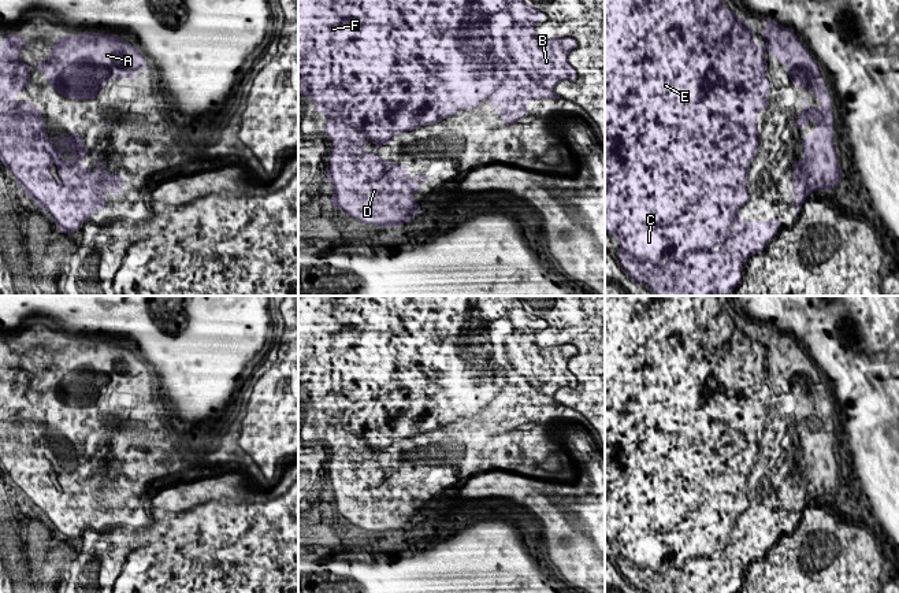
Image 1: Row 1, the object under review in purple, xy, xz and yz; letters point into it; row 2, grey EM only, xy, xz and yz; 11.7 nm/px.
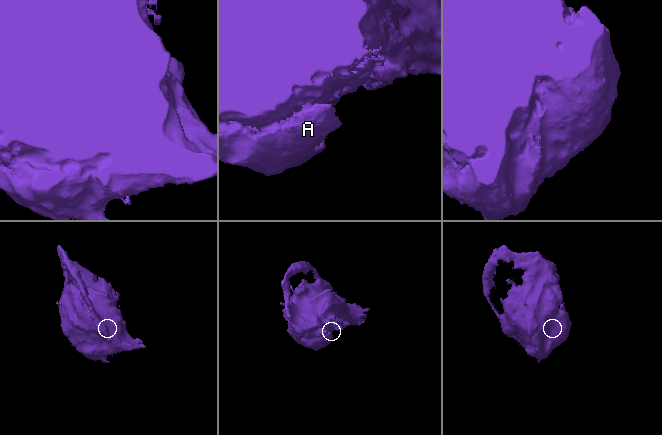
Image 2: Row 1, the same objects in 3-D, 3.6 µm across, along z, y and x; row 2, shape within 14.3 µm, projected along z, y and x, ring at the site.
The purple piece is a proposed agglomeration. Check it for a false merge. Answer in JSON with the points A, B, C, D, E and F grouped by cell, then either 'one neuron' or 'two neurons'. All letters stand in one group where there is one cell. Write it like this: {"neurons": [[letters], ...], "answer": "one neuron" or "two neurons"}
{"neurons": [["A", "B", "C", "D", "E", "F"]], "answer": "one neuron"}

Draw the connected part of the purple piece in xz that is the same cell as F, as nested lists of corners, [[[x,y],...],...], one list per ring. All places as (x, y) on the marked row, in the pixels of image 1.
[[[298,0],[298,93],[316,103],[316,112],[330,118],[326,122],[326,134],[331,137],[333,151],[330,153],[330,170],[326,179],[334,185],[331,204],[348,214],[349,218],[383,229],[398,227],[415,218],[420,204],[413,200],[417,193],[417,179],[430,179],[423,171],[408,178],[408,168],[401,168],[393,160],[382,160],[374,152],[368,153],[364,142],[369,140],[375,148],[389,145],[391,137],[402,131],[412,131],[421,126],[432,126],[445,118],[454,115],[458,110],[473,110],[482,107],[487,97],[493,107],[498,107],[499,126],[513,123],[527,115],[527,104],[535,99],[561,99],[554,93],[554,86],[564,79],[576,81],[577,73],[568,63],[568,56],[579,44],[575,38],[539,40],[535,37],[535,25],[540,18],[547,18],[542,11],[532,8],[524,0]]]

